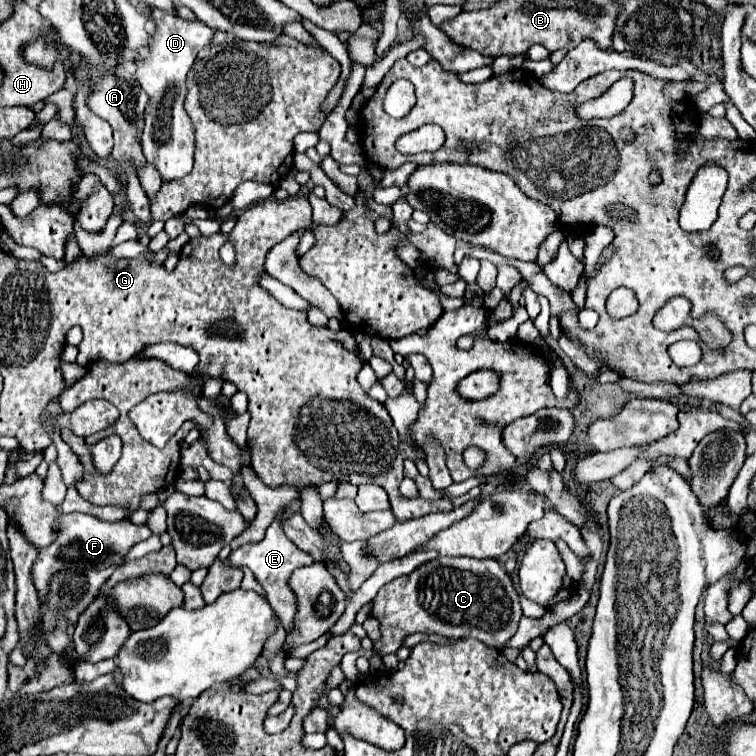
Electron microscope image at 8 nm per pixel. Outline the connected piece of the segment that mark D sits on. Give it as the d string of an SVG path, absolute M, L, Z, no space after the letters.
M152 8L154 14L154 36L150 40L150 56L136 62L136 74L140 86L150 96L144 118L146 126L142 132L142 150L144 156L154 168L160 172L162 180L174 180L192 170L192 154L194 154L194 126L190 116L184 110L186 96L186 78L198 52L204 46L210 46L216 28L206 26L200 20L184 20L164 10Z

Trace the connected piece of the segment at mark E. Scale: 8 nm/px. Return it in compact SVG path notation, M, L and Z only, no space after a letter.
M296 500L292 502L290 506L287 506L278 517L274 519L272 524L268 526L266 530L266 536L260 540L260 542L248 542L244 546L240 546L238 550L234 550L230 556L228 556L228 564L230 566L248 566L256 580L260 582L260 586L264 588L266 592L266 598L268 602L274 606L274 610L278 610L280 614L280 620L282 620L282 626L286 632L292 632L294 630L294 618L296 618L296 612L298 612L298 602L296 602L296 594L292 592L292 588L288 586L288 580L292 576L292 572L300 566L306 566L306 564L312 564L314 558L312 554L300 550L298 546L294 546L294 542L290 542L284 534L282 534L282 520L288 514L299 512L301 508L302 500Z

